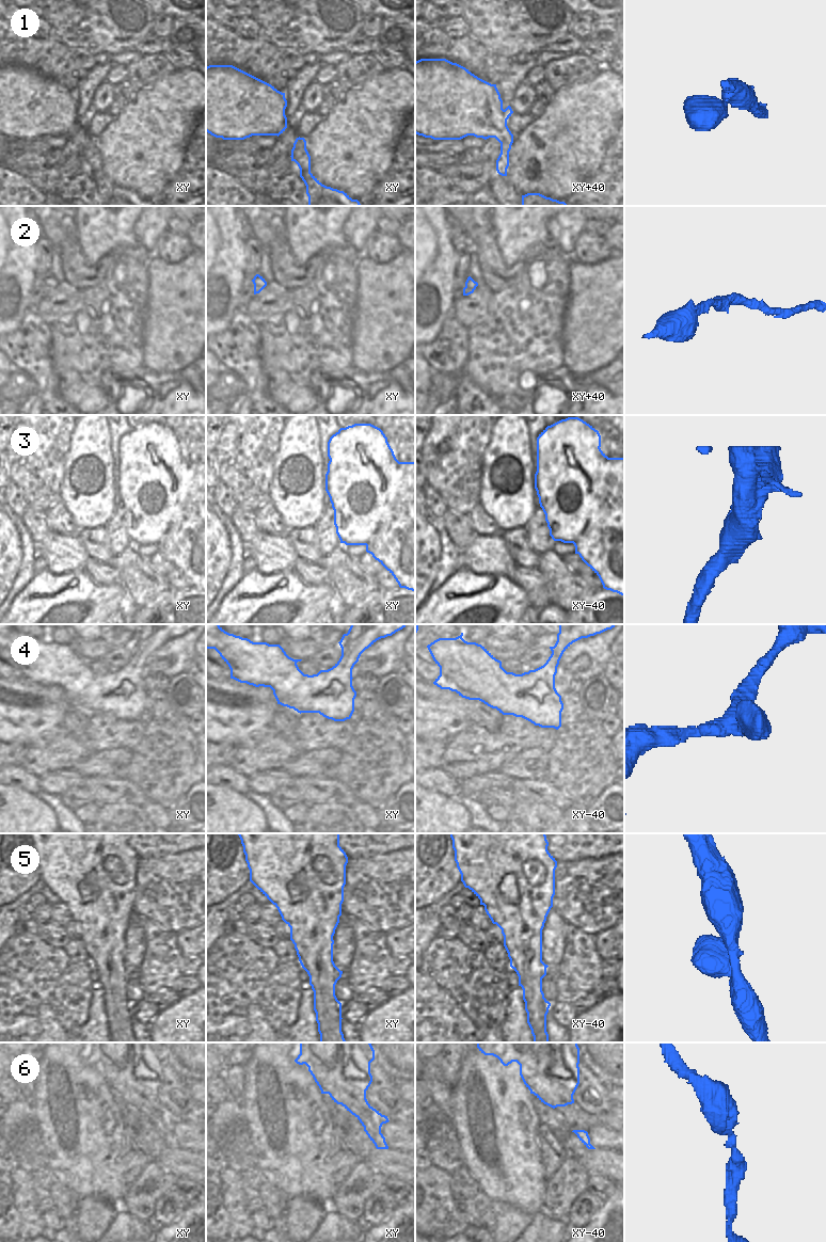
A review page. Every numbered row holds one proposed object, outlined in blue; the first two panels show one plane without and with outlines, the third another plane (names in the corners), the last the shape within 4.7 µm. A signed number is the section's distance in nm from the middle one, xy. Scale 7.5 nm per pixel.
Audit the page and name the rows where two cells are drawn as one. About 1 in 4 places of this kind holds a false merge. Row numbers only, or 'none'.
3

